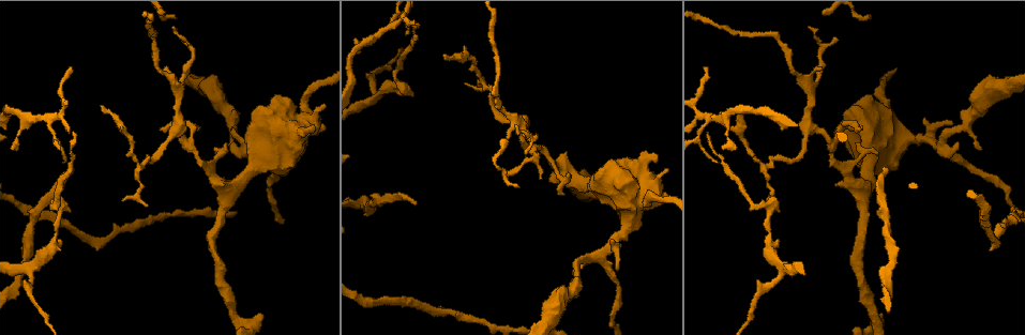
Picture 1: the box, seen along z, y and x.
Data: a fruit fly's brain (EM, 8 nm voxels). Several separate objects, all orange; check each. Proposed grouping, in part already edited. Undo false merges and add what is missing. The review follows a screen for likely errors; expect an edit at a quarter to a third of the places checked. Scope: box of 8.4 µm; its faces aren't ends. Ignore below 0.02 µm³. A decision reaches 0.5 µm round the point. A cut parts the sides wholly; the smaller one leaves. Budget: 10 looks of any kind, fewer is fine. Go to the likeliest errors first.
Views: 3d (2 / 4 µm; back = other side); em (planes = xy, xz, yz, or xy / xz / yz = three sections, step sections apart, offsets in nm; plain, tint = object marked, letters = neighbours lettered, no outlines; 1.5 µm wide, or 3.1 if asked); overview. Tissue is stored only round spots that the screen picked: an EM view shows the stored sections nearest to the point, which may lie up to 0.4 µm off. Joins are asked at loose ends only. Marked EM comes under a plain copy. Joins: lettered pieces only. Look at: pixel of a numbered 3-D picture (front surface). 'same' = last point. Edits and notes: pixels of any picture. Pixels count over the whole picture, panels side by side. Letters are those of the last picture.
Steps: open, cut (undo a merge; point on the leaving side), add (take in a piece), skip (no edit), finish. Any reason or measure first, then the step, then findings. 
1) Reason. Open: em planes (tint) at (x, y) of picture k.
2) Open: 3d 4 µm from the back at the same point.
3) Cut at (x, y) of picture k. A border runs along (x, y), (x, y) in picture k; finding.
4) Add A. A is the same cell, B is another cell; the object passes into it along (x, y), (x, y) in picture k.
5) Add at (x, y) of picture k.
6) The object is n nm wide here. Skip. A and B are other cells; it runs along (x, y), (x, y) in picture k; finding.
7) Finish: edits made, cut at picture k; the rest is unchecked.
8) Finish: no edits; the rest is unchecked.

An open end. Open: 3d 4 µm at (416, 204) of picture 1.

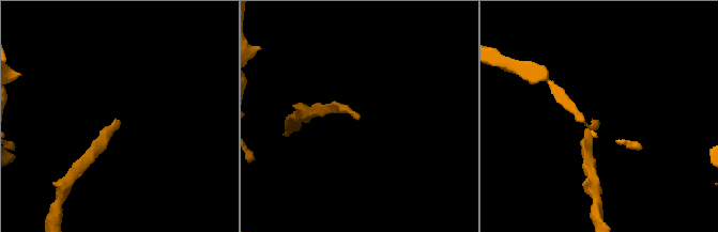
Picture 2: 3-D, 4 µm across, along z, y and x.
Now the EM. Open: em planes (tint) at (598, 120) of picture 2.

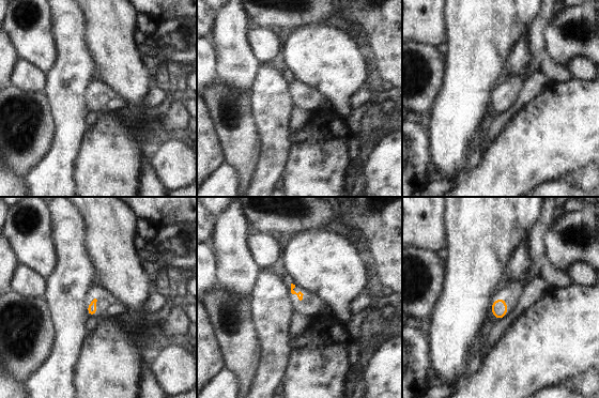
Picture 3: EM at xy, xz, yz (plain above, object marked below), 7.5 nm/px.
What lies round it. Open: em planes (letters) at the same point.

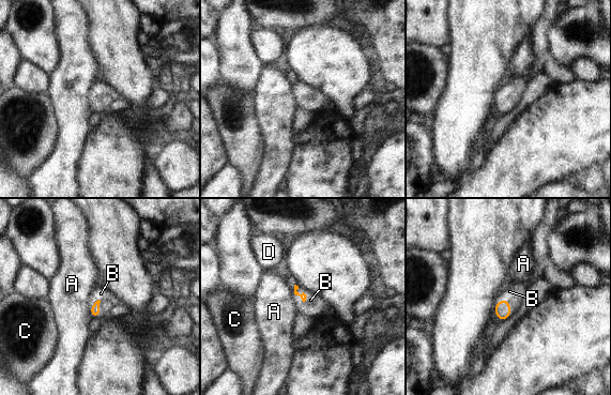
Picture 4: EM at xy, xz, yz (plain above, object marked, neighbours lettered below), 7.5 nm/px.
Add B. B is the same cell, A, C and D are other cells; the object passes into it along (303, 295), (305, 299), (310, 300) in picture 4; it goes on there.

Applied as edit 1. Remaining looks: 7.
Four or more arms meet. Open: 3d 4 µm at (705, 118) of picture 1.

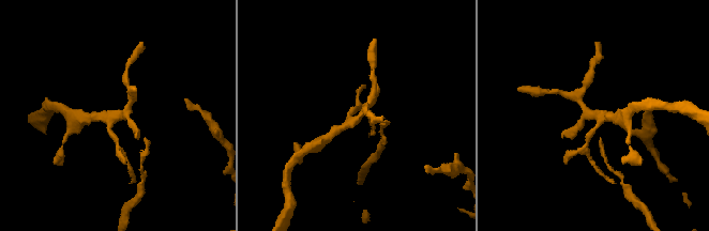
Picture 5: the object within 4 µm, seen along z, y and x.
Open: em planes (tint) at (598, 119) of picture 5.

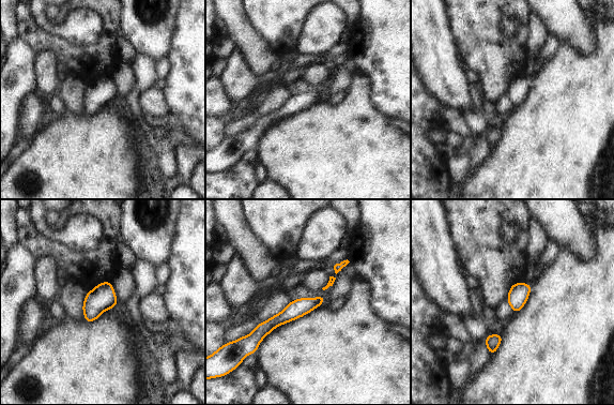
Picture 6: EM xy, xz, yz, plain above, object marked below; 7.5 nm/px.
What lies round it. Open: em planes (letters) at the same point.

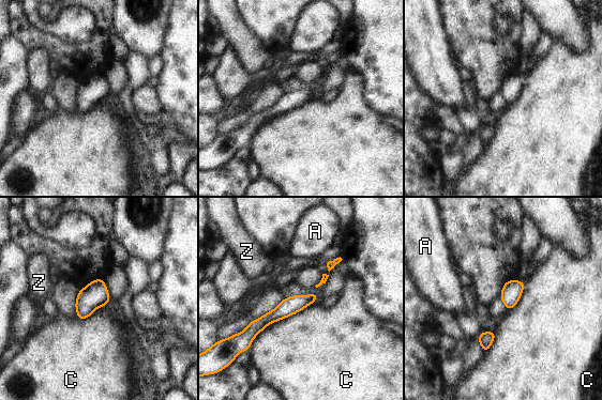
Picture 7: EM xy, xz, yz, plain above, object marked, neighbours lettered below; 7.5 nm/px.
The object is 140 nm wide here. Skip. A, C and Z are other cells; it runs along (314, 296), (288, 306), (246, 333) in picture 7; continuous, no second neuron.

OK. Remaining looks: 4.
Branch stops here. Open: 3d 2 µm at (560, 194) of picture 1.

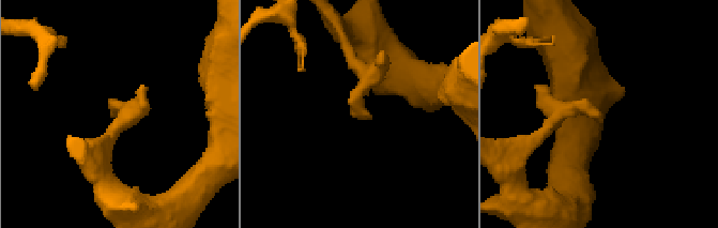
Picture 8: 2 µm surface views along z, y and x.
Open: em xz step 8 (letters) at (598, 122) of picture 8.

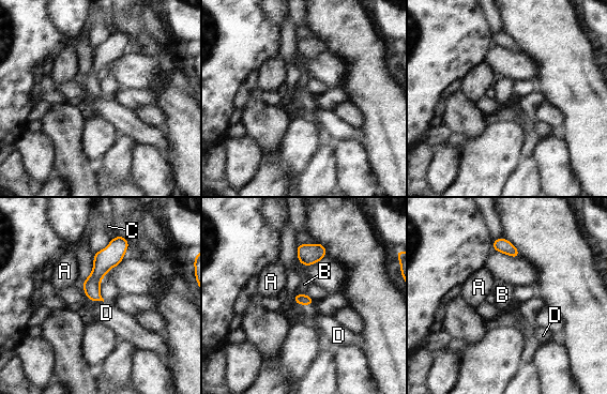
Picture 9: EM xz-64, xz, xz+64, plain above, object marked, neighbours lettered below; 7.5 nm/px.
The object is 80 nm wide here; the longest contact is with D, 190 nm. Skip. A, B, C and D are other cells; none of them fits.

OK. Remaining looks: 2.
Branch stops here. Open: em planes (letters) at (615, 269) of picture 1.

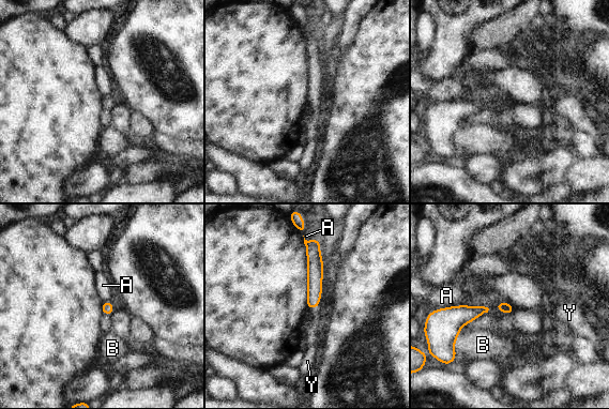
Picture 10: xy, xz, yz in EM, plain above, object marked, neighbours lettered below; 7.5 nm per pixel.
The longest contact is with A, 180 nm. Add Y. Y is the same cell, A and B are other cells; the object passes into it along (315, 274), (314, 307), (309, 337) in picture 10; the neuron continues.

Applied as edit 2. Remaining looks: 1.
Finish: edits made, add at picture 4, add at picture 10; the rest is unchecked.

